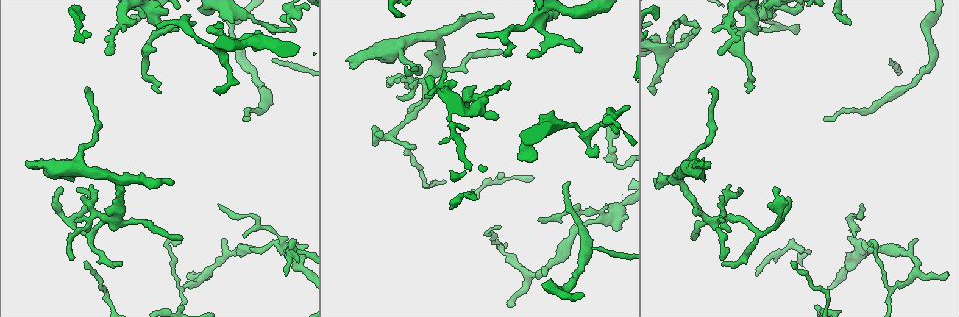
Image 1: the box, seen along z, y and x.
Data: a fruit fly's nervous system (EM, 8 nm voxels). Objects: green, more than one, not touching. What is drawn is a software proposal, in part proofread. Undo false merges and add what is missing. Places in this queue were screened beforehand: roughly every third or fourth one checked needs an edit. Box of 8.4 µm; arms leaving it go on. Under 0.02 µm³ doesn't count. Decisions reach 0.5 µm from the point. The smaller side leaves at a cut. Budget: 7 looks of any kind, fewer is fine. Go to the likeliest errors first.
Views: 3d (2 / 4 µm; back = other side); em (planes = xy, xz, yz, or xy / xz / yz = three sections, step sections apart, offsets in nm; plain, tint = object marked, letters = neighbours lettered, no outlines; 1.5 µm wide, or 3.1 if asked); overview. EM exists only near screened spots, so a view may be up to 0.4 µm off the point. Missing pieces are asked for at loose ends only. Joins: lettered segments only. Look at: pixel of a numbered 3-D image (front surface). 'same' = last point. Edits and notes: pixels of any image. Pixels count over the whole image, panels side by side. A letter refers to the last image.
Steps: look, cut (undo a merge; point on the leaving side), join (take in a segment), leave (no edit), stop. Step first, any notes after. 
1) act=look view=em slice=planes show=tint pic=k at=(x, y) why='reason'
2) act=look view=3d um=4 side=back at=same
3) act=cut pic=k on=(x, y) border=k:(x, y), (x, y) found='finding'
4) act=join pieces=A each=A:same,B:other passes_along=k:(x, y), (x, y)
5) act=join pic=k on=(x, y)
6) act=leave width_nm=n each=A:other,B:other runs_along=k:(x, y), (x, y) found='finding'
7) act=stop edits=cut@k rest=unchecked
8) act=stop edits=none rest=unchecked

act=look view=3d um=2 pic=1 at=(189, 16) why='tapers out'

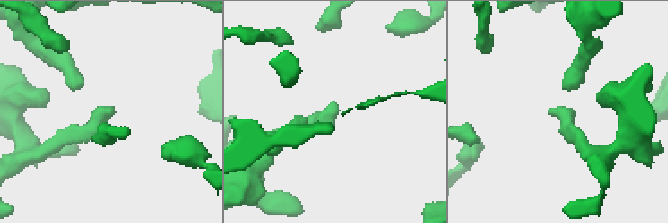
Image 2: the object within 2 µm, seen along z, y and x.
act=look view=em slice=planes show=letters pic=2 at=(549, 108) why='shape alone is not enough'

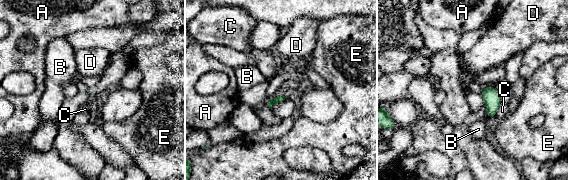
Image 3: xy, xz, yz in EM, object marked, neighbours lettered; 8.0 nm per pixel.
act=leave each=A:other,B:other,C:other,D:other,E:other border=3:(501, 103), (495, 115) found='none of them fits'

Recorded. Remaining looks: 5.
act=look view=3d um=2 pic=1 at=(723, 216) why='arms part here'

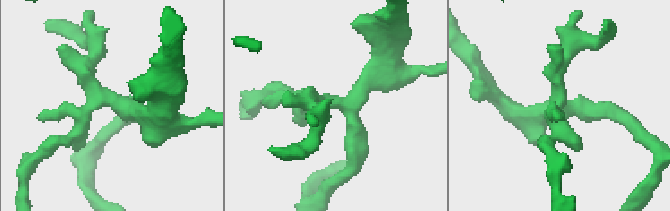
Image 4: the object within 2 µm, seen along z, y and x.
act=look view=em slice=yz step=4 show=letters pic=4 at=(351, 102) why='shape alone is not enough'

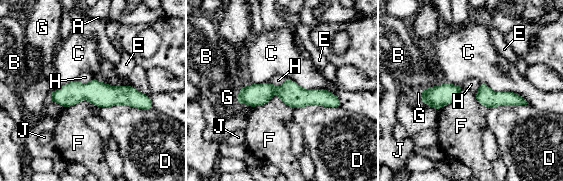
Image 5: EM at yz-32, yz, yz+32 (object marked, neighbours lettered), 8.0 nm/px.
act=leave each=A:other,B:other,C:other,D:other,E:other,F:other,G:other,H:other,J:other runs_along=5:(322, 95), (264, 91), (239, 100) found='continuous, no second neuron'

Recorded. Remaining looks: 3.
act=look view=em slice=planes show=plain pic=1 at=(788, 196)

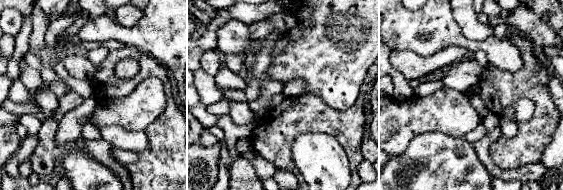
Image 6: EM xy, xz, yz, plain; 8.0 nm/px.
act=look view=em slice=planes show=letters at=same why='what lies round it'

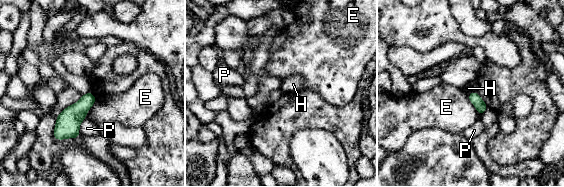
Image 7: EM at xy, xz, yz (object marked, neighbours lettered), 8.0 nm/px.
act=leave width_nm=90 each=E:other,H:other,P:other found='no lettered segment goes on from it'

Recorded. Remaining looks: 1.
act=stop edits=none rest=unchecked

